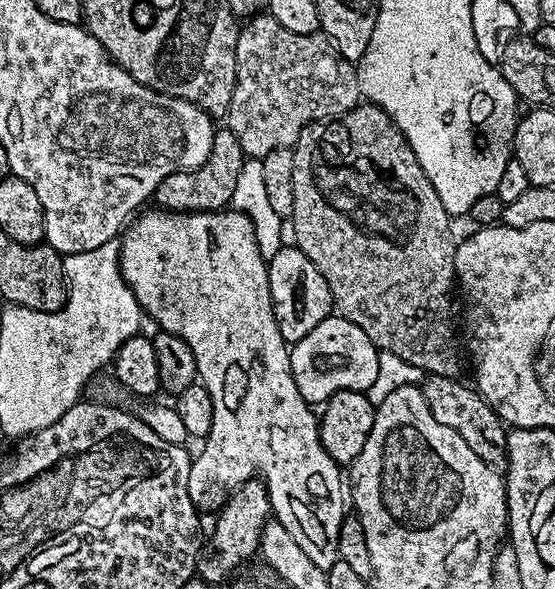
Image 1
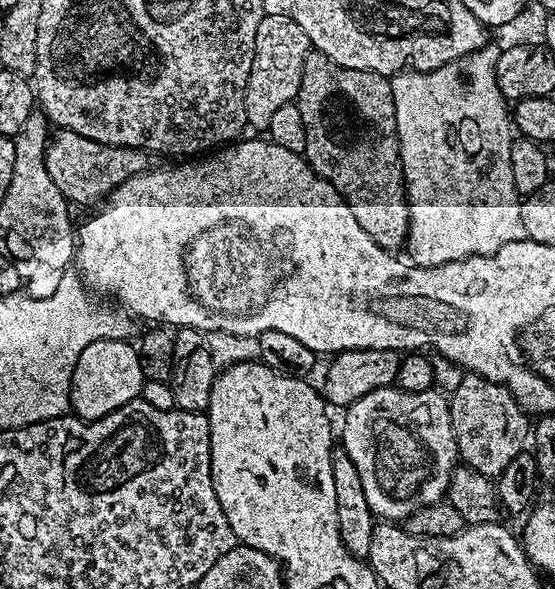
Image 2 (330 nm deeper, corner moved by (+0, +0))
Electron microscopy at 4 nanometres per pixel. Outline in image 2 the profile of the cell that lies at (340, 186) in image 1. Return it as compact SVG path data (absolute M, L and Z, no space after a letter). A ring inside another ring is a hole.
M309 51L304 59L302 82L295 104L302 110L302 126L306 130L306 146L302 153L308 165L344 197L348 209L358 218L358 226L389 250L403 249L408 238L408 197L402 191L400 144L396 141L396 111L392 102L389 77L366 70L350 70L329 60L318 51Z

